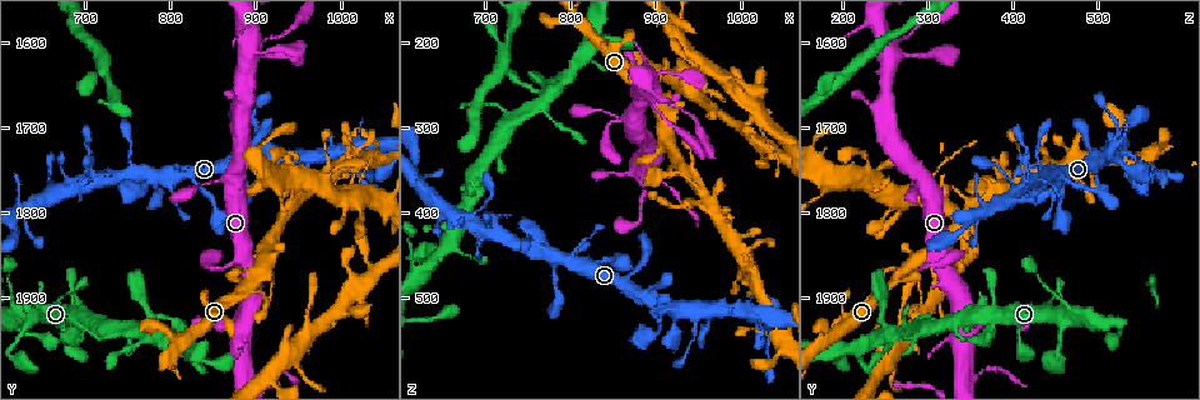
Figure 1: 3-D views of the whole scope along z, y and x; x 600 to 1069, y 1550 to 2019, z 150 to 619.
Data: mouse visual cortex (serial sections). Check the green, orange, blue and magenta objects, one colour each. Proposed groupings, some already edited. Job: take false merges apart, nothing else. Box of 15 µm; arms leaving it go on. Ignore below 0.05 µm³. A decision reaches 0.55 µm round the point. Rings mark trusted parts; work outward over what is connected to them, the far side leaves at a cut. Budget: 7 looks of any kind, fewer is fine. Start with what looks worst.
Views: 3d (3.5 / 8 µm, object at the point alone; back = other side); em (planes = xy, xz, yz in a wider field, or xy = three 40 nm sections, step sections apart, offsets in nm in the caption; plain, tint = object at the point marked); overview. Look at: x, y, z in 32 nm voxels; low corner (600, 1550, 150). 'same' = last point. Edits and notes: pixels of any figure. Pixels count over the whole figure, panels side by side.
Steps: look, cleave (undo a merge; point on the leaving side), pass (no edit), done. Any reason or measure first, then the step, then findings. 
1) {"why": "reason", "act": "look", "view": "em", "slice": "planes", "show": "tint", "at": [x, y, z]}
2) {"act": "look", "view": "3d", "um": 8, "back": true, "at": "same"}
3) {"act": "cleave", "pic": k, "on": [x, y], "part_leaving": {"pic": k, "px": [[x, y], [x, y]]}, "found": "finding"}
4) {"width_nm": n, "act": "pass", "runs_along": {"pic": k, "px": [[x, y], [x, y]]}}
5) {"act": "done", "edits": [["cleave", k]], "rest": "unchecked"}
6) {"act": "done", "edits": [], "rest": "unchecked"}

{"why": "calibre changes", "act": "look", "view": "3d", "um": 3.5, "at": [900, 1605, 260]}

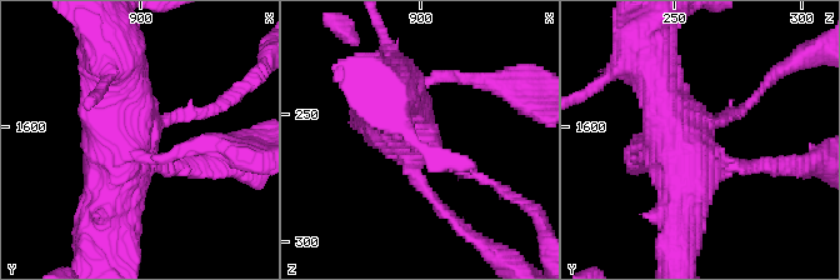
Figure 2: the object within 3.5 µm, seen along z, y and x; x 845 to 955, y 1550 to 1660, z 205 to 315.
{"act": "look", "view": "em", "slice": "planes", "show": "tint", "at": [900, 1602, 256]}

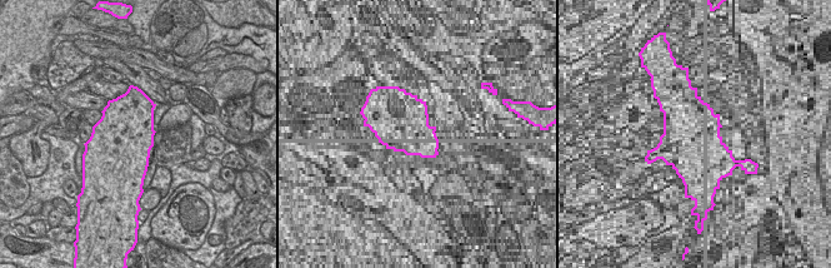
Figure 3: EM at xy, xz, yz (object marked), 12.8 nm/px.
{"act": "pass", "runs_along": {"pic": 2, "px": [[681, 235], [685, 143], [656, 81]]}, "found": "one cell here"}

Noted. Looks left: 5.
{"why": "branch point", "act": "look", "view": "3d", "um": 8, "at": [895, 1990, 350]}

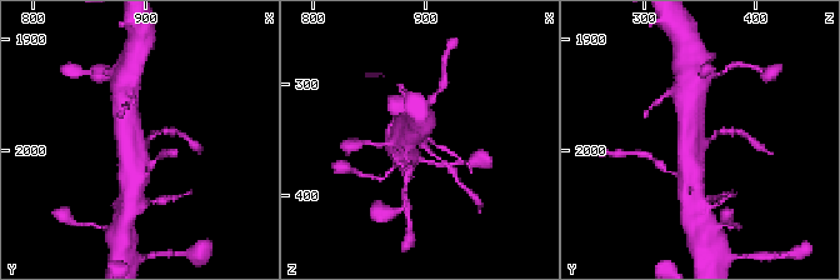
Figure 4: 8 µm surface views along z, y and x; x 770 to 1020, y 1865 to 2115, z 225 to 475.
{"why": "zoom in", "act": "look", "view": "3d", "um": 3.5, "back": true, "at": [894, 1992, 346]}

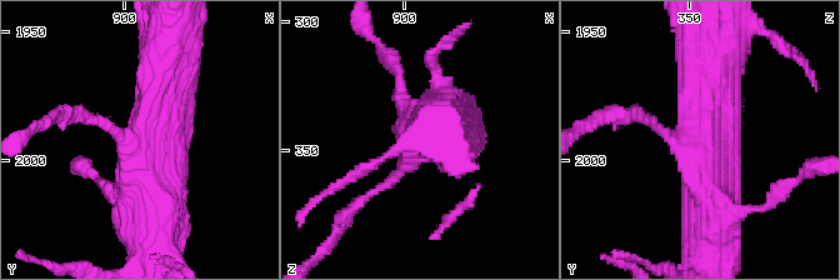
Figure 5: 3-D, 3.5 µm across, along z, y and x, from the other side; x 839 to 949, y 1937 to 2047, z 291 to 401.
{"arms": 3, "arm_widths_nm": [150, 500, 600], "why": "shape alone is not enough", "act": "look", "view": "em", "slice": "planes", "show": "tint", "at": [892, 1993, 348]}

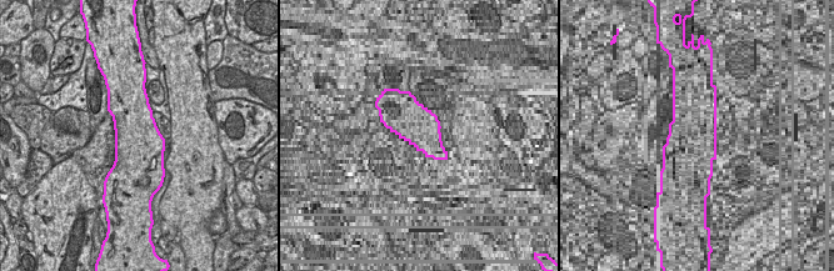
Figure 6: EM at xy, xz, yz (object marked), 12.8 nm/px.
{"act": "pass", "found": "continuous, no second cell"}

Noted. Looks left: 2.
{"act": "look", "view": "3d", "um": 3.5, "at": [755, 1940, 280]}

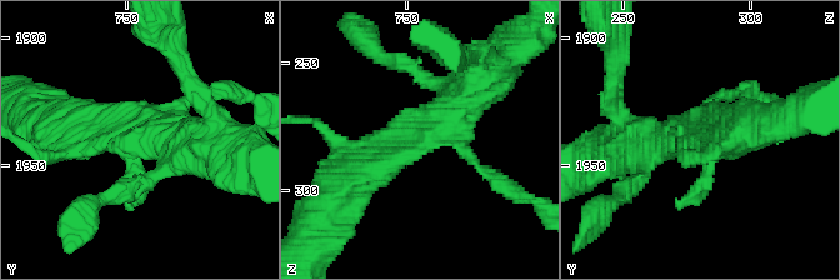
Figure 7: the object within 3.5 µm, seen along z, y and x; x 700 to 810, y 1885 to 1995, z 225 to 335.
{"act": "look", "view": "em", "slice": "xy", "step": 3, "show": "tint", "at": [756, 1938, 277]}

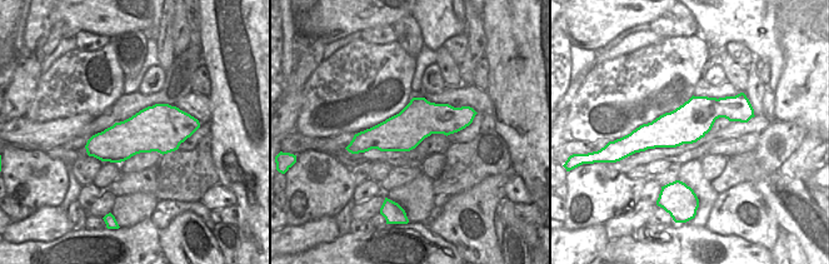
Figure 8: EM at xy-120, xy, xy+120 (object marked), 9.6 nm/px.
{"act": "pass", "found": "one cell here"}

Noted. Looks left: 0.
{"act": "done", "edits": [], "rest": "unchecked"}

